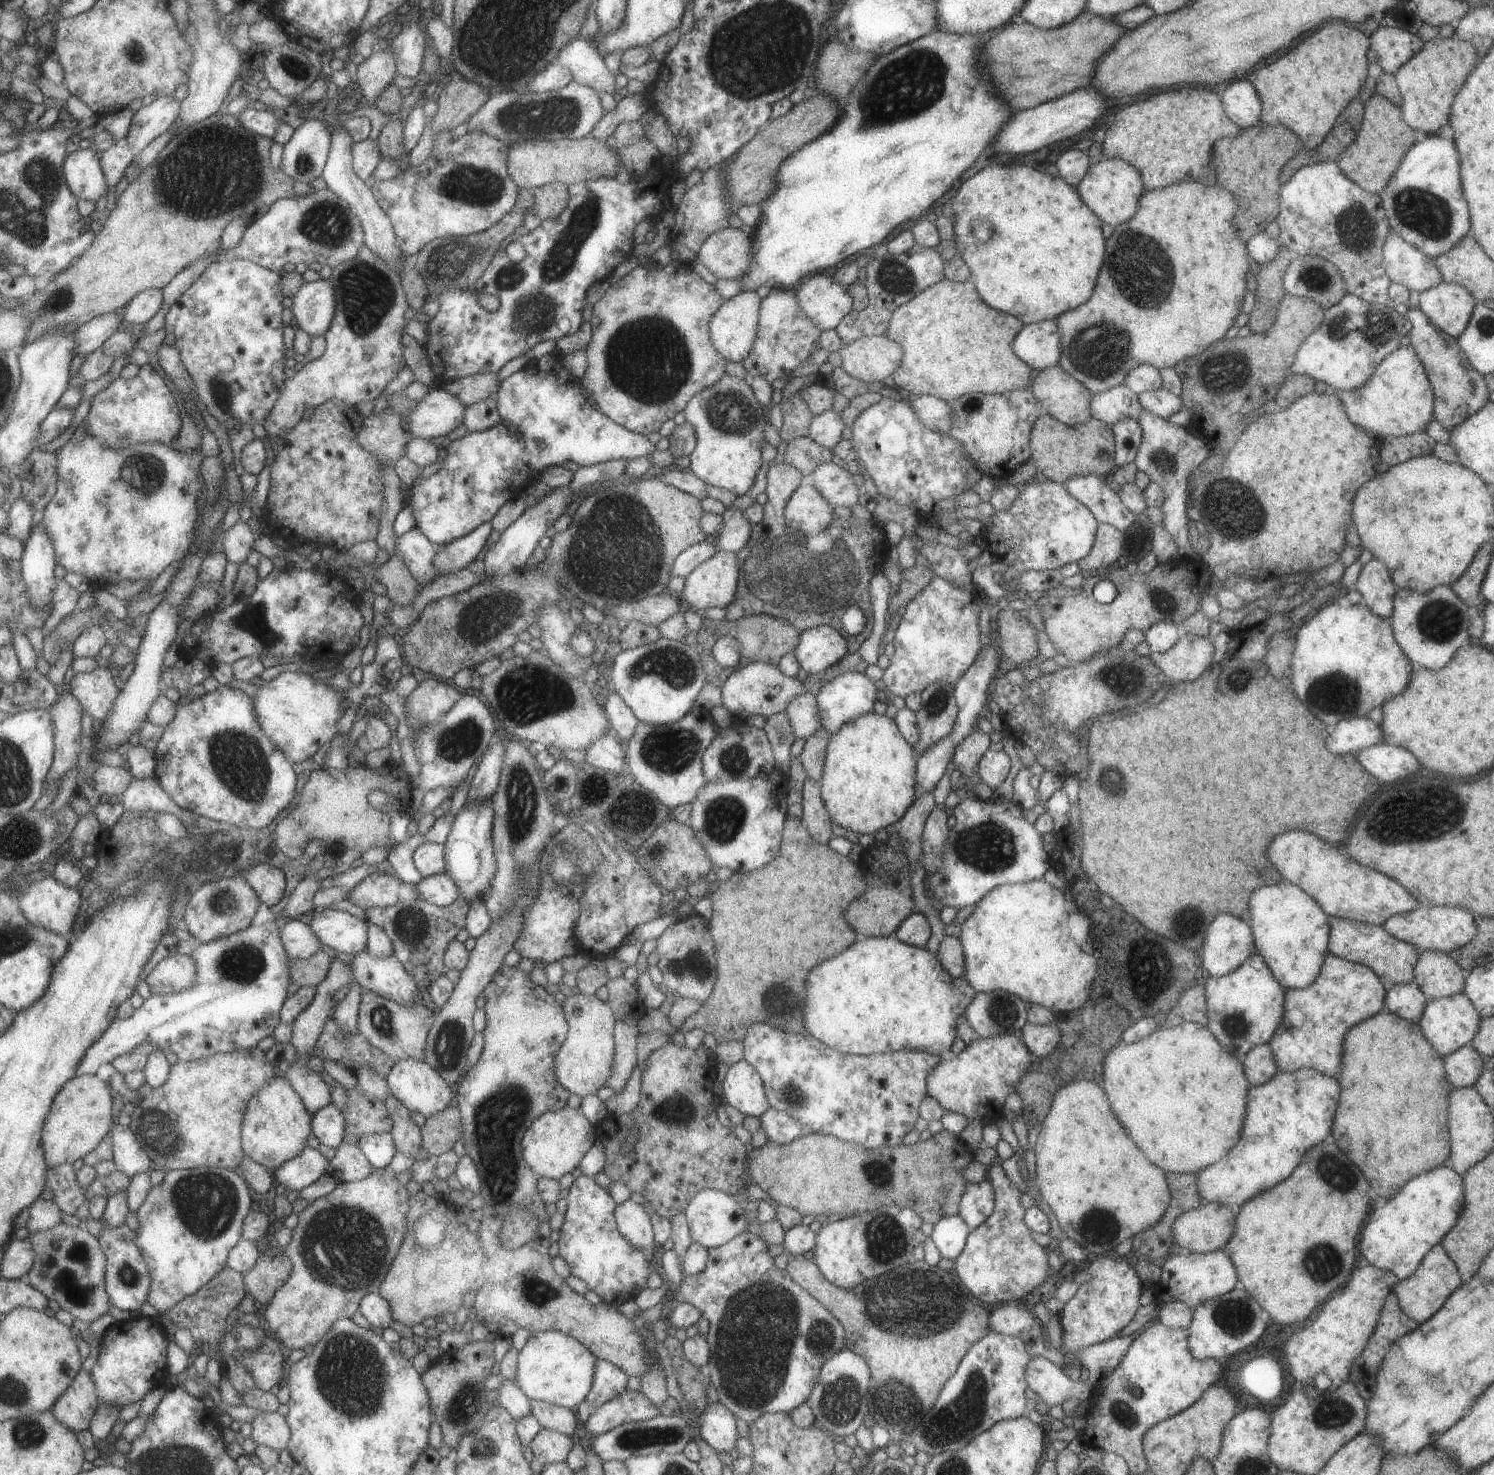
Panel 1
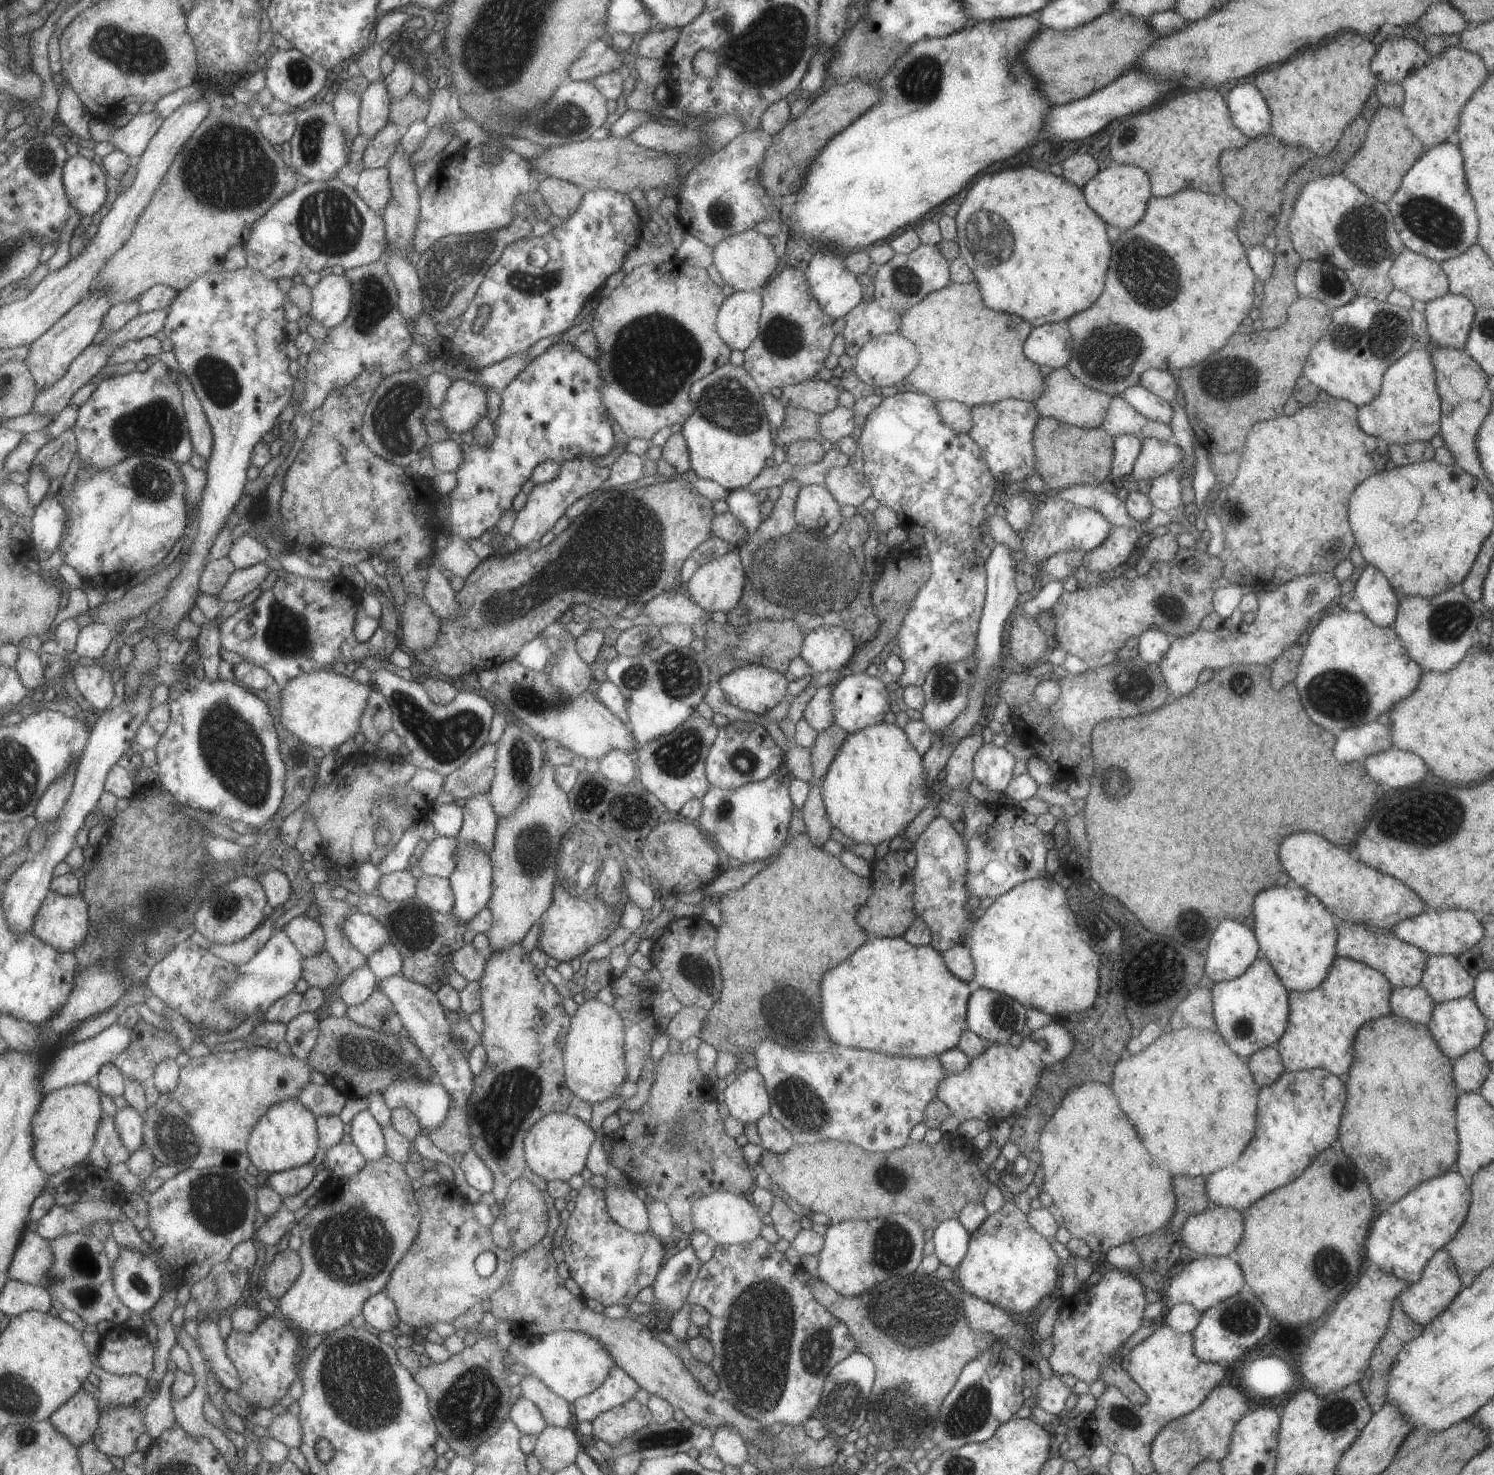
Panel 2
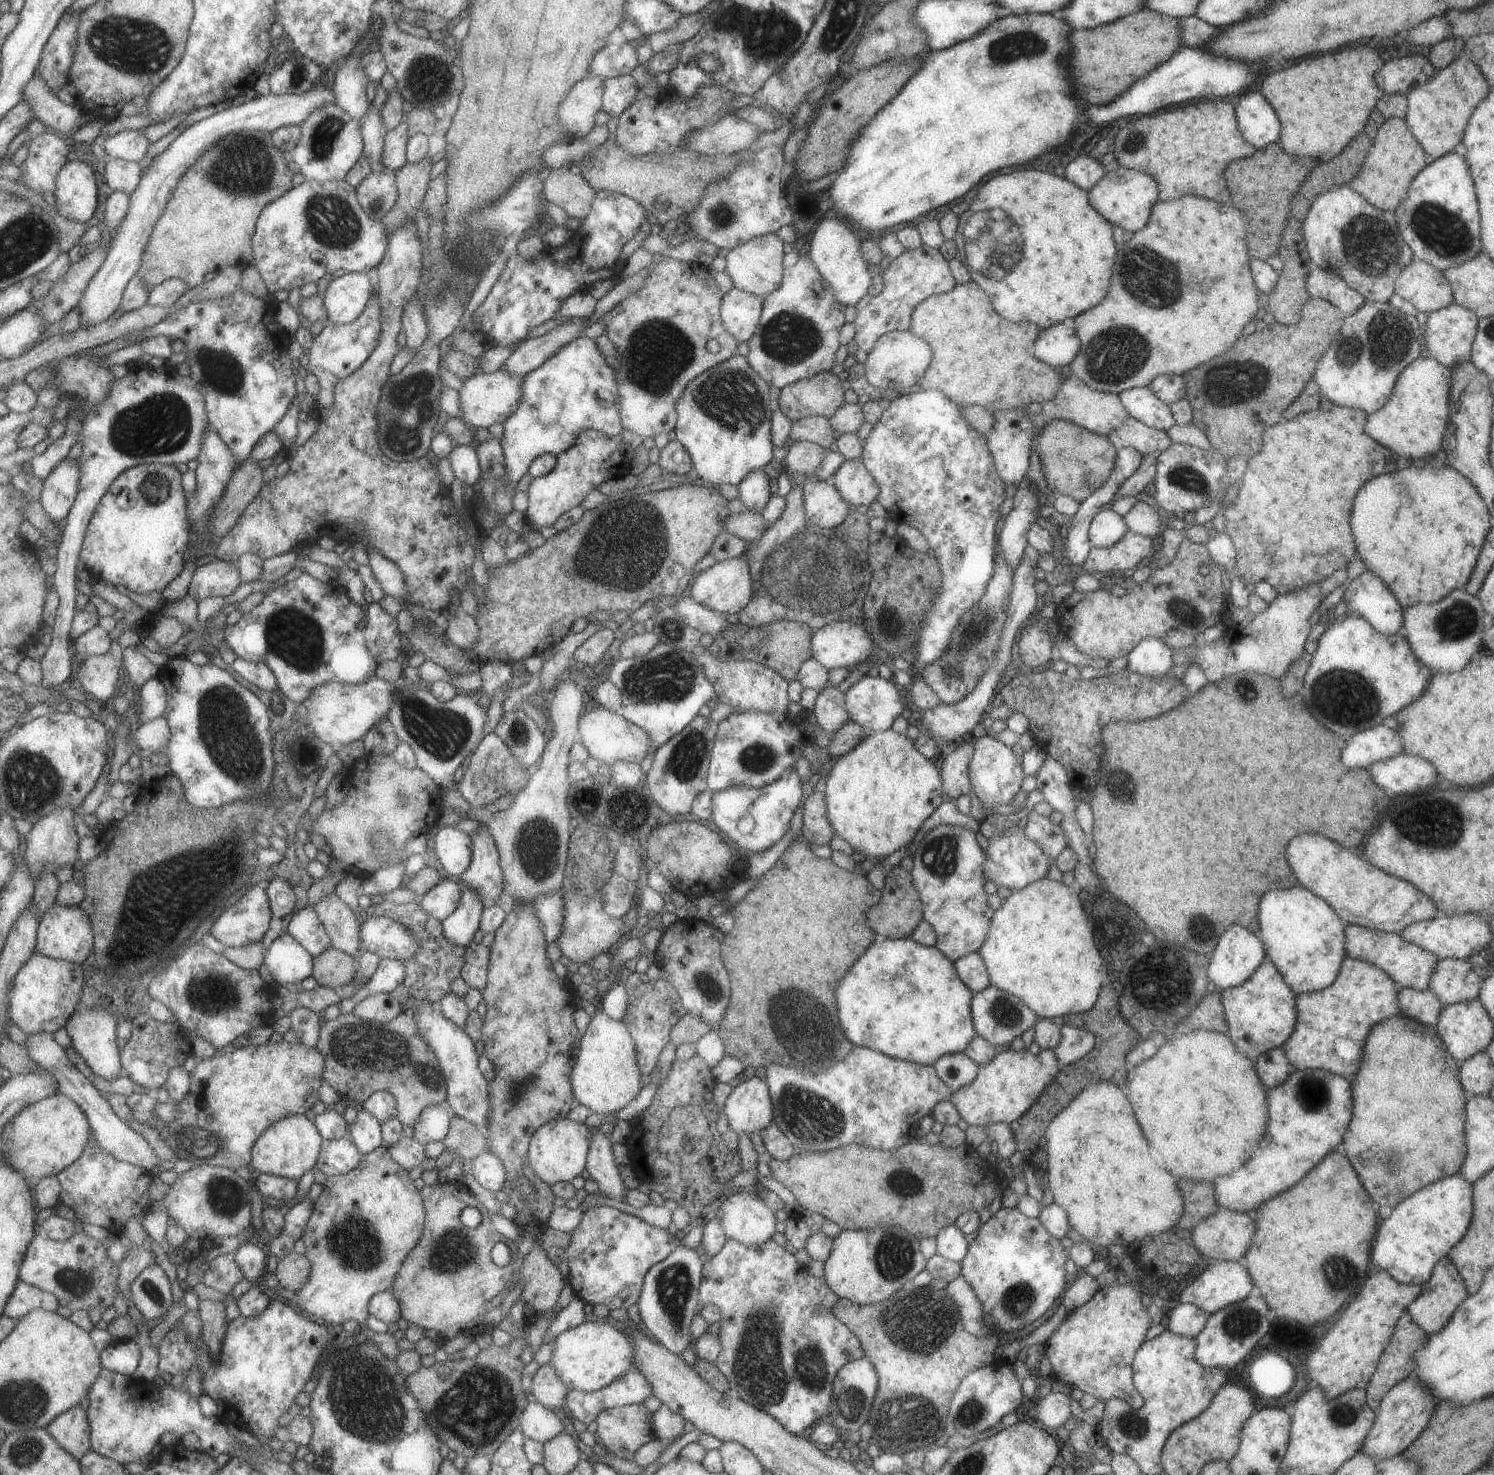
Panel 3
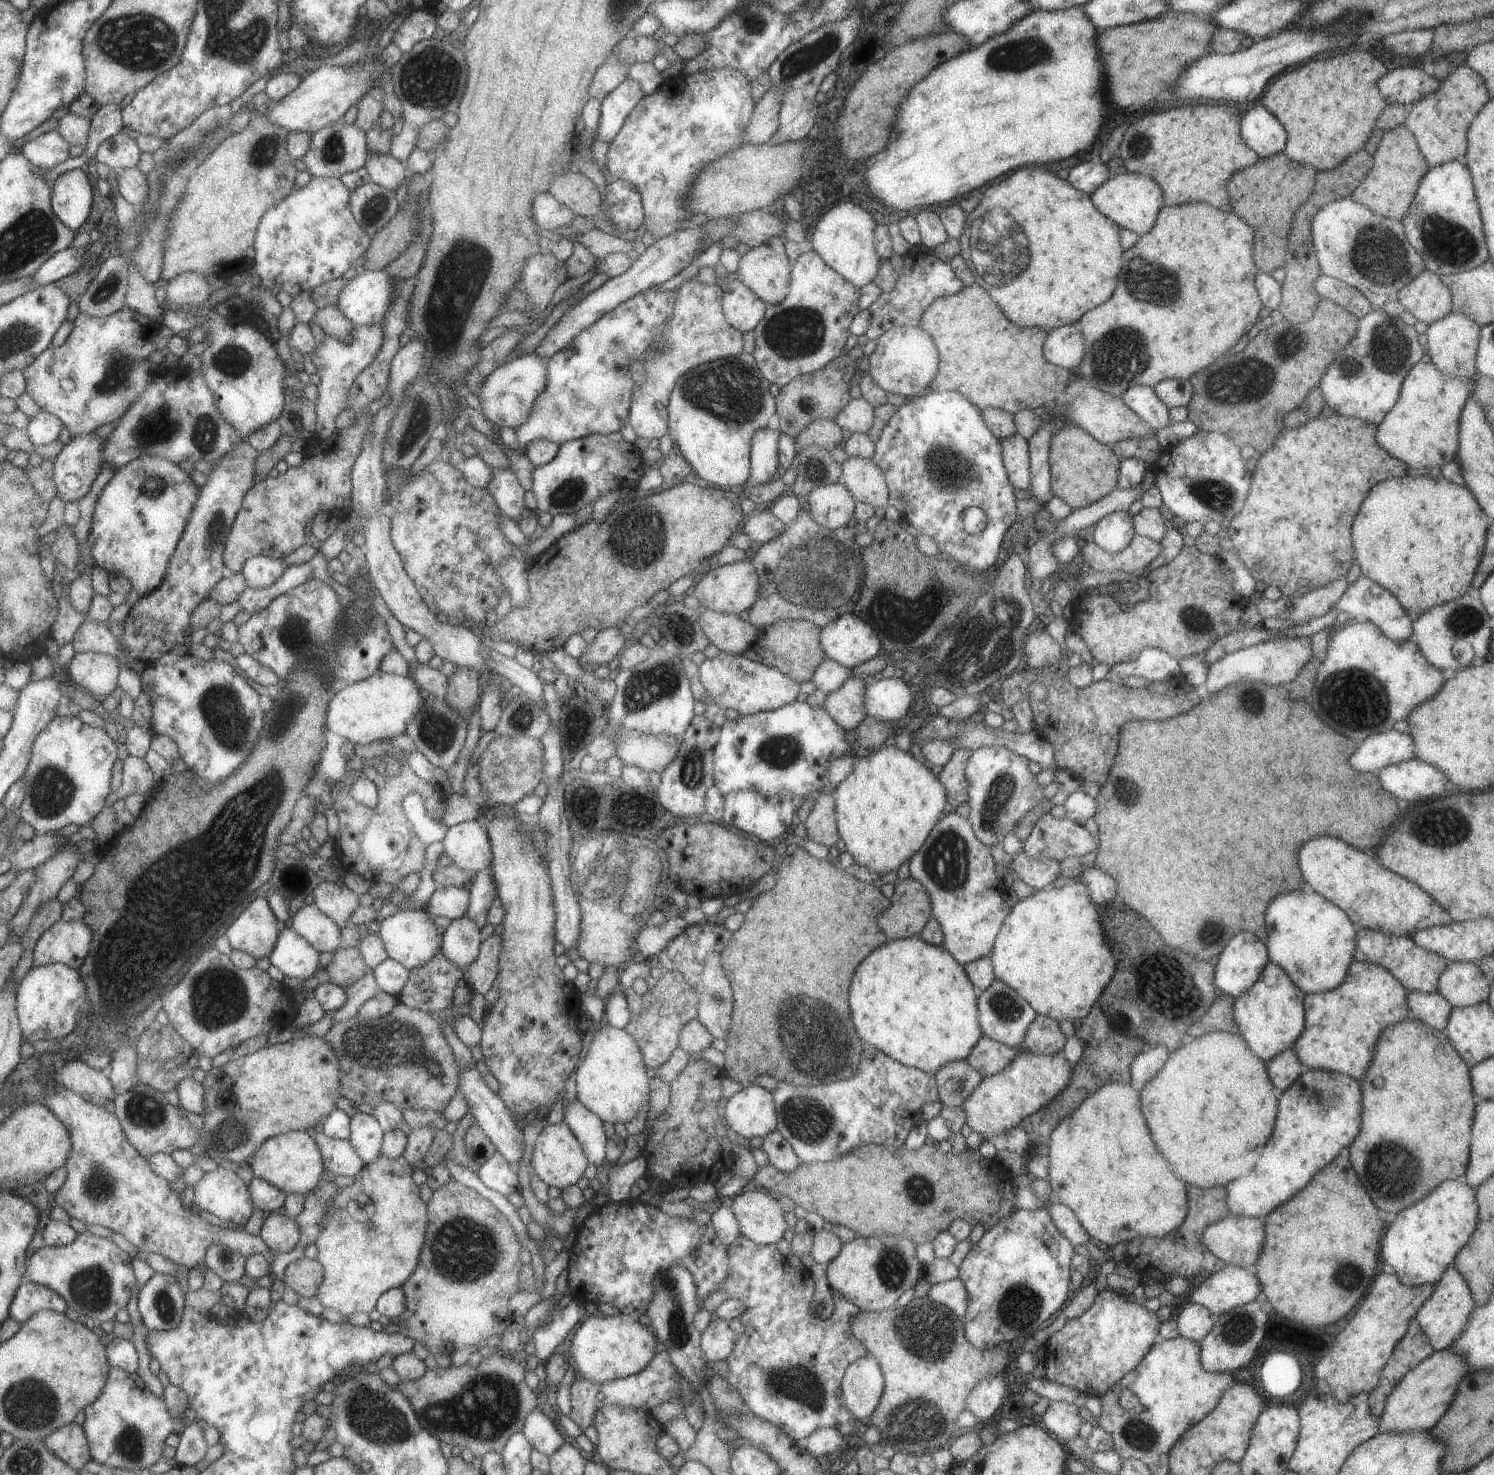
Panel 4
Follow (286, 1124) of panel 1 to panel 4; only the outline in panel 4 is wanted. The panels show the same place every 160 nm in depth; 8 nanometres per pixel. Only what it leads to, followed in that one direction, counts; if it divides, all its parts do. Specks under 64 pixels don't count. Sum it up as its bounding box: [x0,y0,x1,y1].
[250,1131,323,1198]

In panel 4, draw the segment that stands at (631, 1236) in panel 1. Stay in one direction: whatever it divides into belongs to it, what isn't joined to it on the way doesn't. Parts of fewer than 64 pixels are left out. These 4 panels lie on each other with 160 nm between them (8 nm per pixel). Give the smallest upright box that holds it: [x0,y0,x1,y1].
[562,1099,607,1169]

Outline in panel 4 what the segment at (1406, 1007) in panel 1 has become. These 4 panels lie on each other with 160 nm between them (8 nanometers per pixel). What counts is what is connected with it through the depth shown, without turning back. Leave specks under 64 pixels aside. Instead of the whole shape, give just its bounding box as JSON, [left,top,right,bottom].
[1406,991,1452,1030]

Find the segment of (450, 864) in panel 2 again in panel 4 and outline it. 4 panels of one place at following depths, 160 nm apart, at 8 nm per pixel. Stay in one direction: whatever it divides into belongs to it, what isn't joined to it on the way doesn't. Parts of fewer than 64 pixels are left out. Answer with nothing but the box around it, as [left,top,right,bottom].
[442,818,490,873]

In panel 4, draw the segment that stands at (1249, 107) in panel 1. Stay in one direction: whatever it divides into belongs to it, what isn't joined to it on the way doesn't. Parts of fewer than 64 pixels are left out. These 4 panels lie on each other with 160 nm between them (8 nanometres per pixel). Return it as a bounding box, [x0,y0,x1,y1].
[1240,106,1286,159]

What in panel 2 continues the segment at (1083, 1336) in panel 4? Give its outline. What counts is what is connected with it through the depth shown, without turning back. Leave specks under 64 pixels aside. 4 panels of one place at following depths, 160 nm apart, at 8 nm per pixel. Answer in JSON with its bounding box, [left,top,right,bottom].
[1048,1266,1147,1405]

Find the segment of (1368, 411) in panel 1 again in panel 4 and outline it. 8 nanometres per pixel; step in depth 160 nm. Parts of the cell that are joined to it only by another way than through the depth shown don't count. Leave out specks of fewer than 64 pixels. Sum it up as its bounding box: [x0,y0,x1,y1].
[1375,361,1474,468]

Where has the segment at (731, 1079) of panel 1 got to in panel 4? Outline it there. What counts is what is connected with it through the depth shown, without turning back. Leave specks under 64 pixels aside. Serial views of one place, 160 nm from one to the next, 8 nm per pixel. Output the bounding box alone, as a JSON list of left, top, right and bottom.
[722,1082,776,1140]

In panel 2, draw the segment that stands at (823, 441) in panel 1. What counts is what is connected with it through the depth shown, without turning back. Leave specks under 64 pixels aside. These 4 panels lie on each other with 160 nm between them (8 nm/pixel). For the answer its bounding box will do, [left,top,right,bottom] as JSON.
[819,406,853,447]

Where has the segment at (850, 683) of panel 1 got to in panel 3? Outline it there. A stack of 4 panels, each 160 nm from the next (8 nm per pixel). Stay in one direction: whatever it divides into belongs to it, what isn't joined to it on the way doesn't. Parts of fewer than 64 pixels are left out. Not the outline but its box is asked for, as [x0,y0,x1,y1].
[843,675,903,732]

